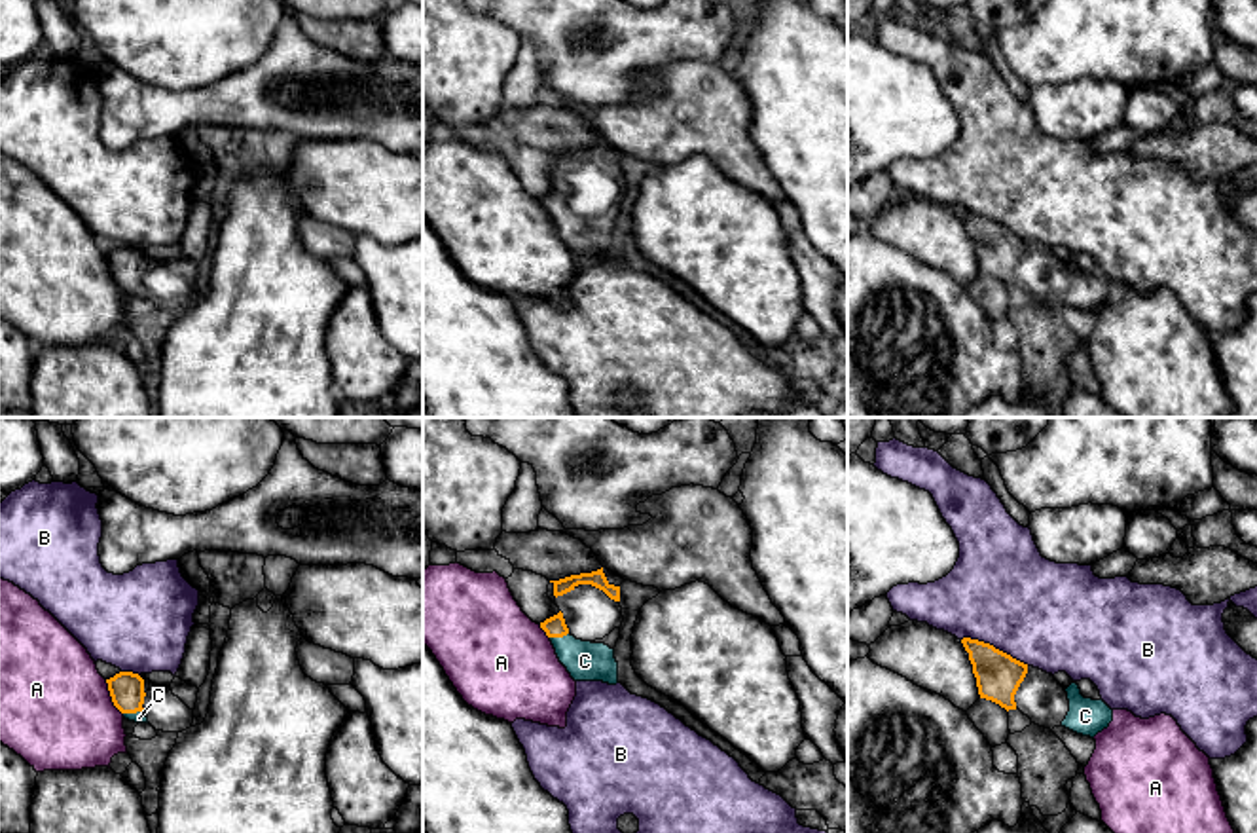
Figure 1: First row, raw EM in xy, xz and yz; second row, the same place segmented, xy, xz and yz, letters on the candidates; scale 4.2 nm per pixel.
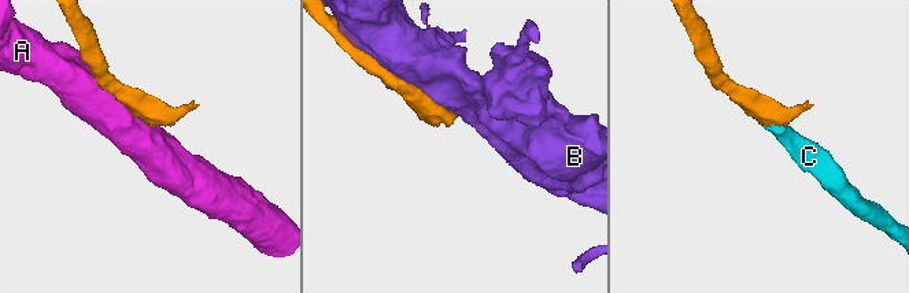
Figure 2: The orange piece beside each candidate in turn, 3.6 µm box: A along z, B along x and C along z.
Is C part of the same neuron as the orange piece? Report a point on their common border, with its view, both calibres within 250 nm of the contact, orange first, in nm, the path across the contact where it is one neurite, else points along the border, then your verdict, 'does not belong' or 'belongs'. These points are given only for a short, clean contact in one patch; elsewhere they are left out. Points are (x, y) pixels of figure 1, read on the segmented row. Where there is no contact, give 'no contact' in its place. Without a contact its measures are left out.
meets orange in xz at (558, 636); 90 nm thick on the orange side, 170 nm on the other; runs through xz (554, 627), (558, 636), (584, 661); belongs

